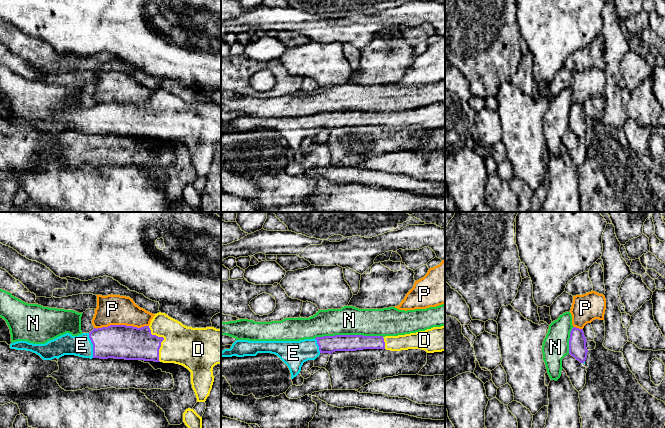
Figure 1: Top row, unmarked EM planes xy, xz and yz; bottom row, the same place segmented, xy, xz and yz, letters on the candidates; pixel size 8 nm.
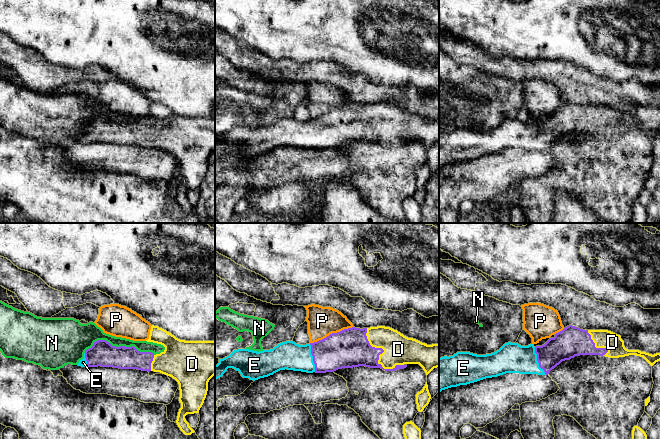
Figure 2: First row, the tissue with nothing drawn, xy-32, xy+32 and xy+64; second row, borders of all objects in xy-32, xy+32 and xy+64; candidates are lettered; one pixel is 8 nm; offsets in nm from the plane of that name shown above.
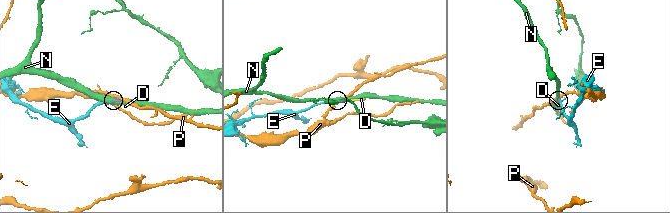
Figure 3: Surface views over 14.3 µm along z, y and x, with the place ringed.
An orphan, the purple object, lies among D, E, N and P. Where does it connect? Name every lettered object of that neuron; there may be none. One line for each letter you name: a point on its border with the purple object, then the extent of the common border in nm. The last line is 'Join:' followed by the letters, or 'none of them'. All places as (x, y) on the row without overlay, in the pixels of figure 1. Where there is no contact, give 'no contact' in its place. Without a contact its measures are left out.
D: xy (163, 115) | 300 nm
E: xy (93, 121) | 200 nm
Join: D, E

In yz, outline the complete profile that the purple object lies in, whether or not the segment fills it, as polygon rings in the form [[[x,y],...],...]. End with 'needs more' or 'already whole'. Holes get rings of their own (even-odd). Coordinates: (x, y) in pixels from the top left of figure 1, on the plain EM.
[[[573,103],[570,108],[569,130],[580,139],[584,139],[587,134],[586,118],[583,105]]]; already whole

